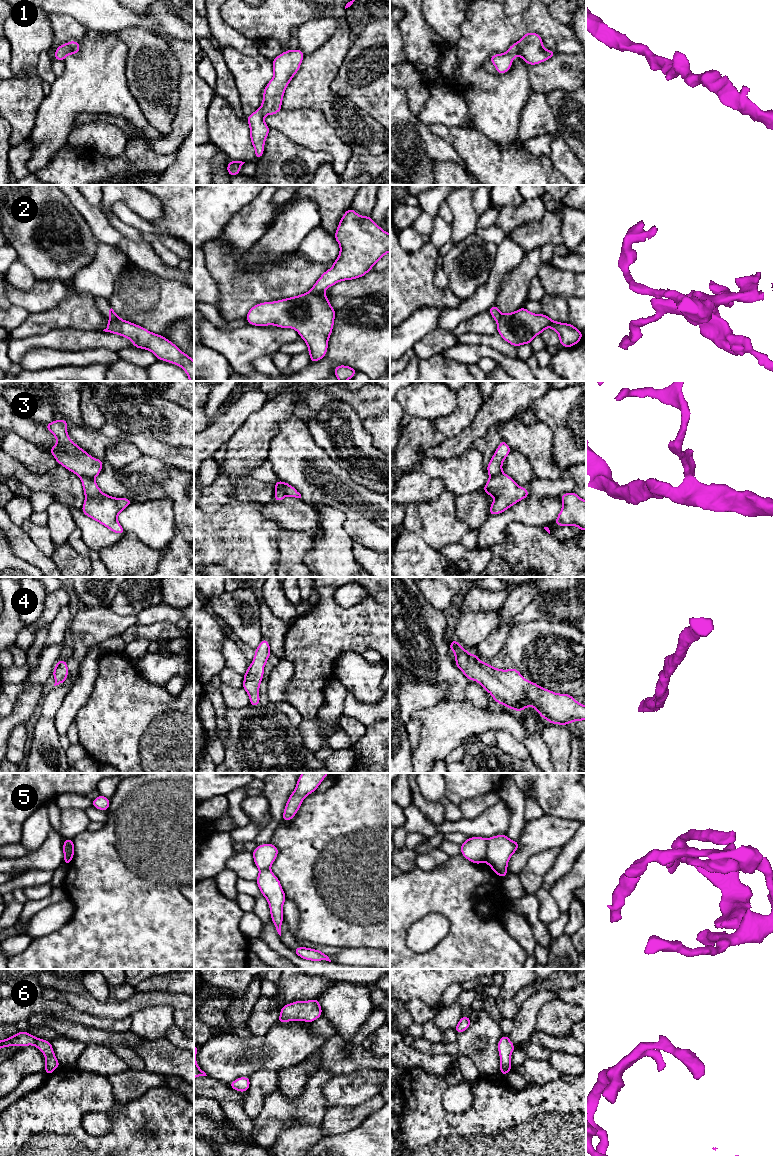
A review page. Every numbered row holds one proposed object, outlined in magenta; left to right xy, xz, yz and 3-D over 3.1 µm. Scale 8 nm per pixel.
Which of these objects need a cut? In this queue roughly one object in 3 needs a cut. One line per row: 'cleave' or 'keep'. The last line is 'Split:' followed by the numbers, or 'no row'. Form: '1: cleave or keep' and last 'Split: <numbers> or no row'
1: keep
2: cleave
3: cleave
4: keep
5: cleave
6: keep
Split: 2, 3, 5

